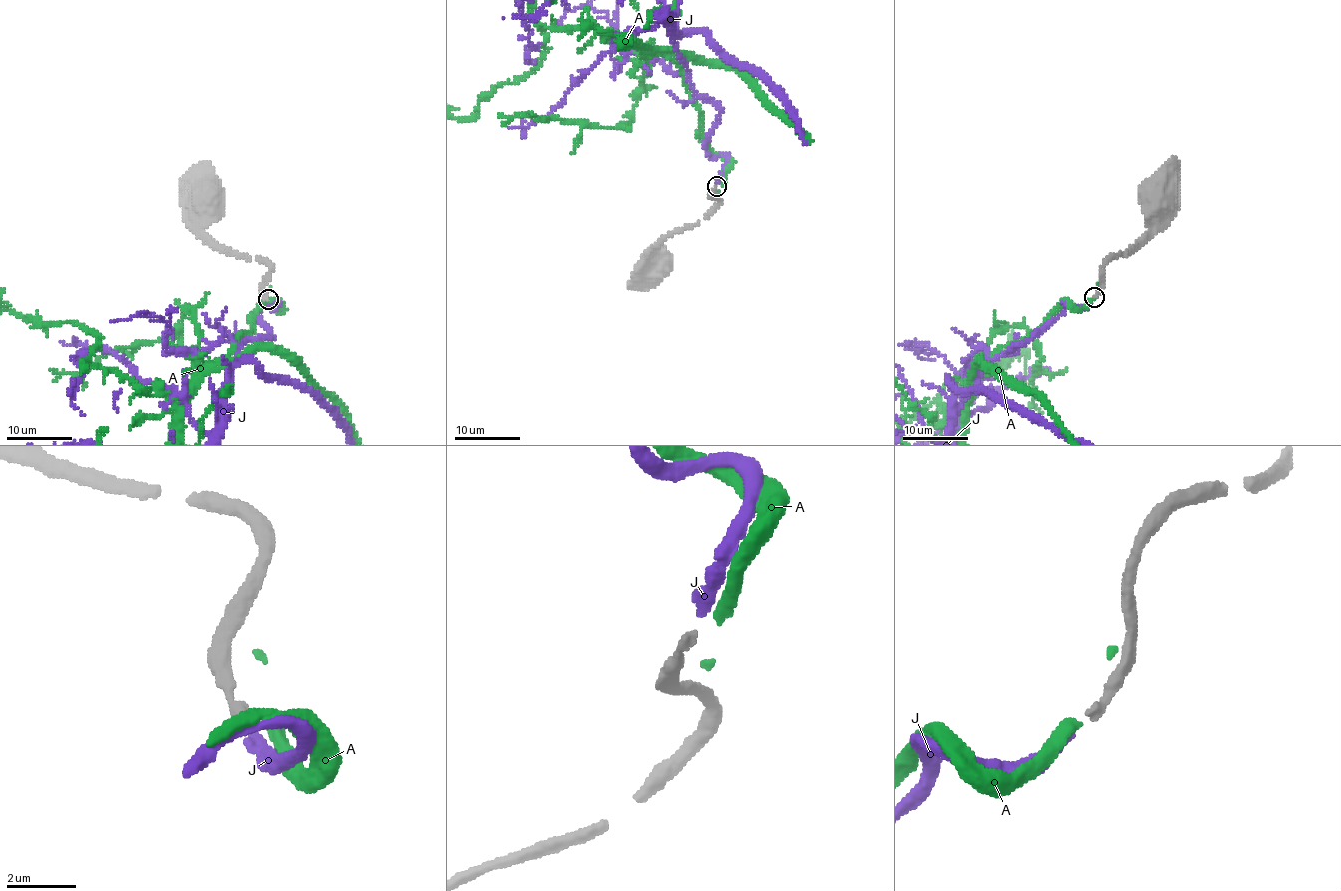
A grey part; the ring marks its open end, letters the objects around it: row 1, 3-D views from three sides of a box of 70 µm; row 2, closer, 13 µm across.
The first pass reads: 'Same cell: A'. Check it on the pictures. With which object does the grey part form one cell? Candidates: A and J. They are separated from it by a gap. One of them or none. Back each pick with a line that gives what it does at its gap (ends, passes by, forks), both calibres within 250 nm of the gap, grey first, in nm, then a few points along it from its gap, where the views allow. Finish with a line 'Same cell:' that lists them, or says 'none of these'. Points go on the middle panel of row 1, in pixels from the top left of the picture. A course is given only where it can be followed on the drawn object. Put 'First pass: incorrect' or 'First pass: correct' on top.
First pass: incorrect
J: it ends there; 260 nm thick on the grey side, 320 nm on the other
Same cell: J

